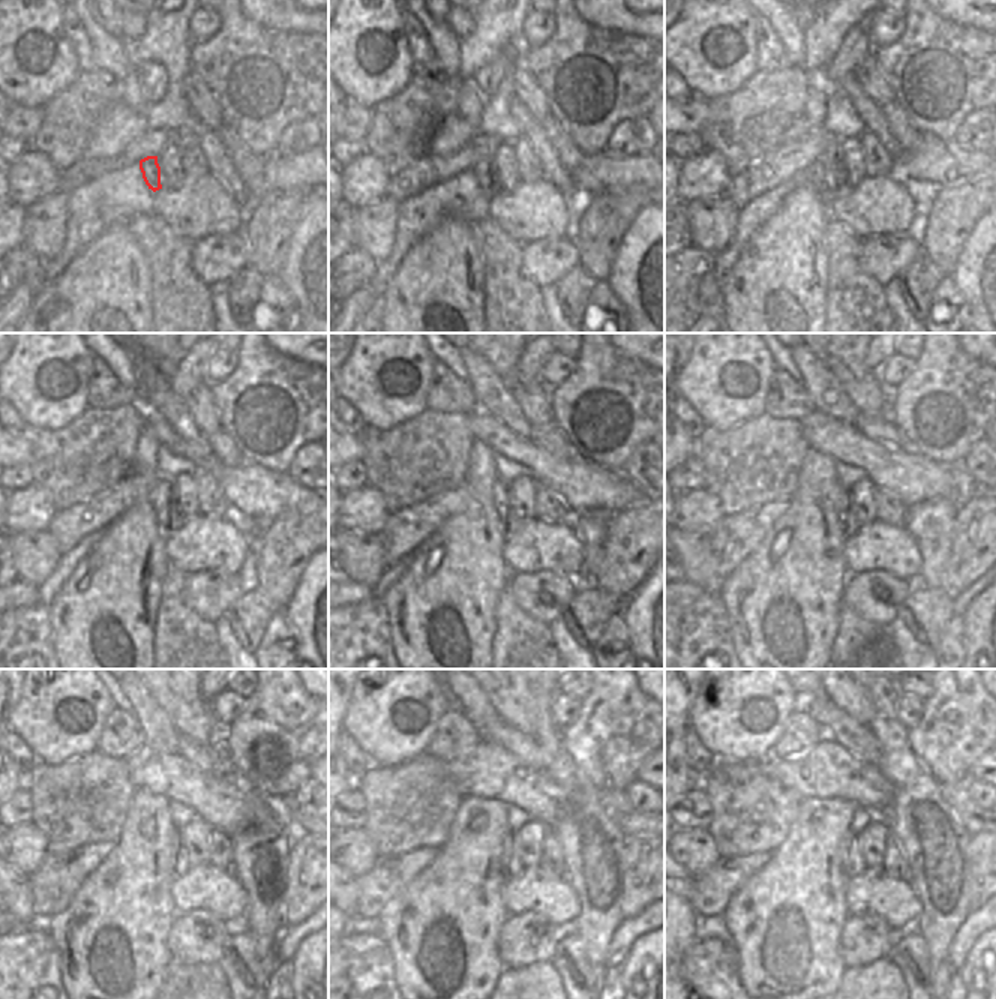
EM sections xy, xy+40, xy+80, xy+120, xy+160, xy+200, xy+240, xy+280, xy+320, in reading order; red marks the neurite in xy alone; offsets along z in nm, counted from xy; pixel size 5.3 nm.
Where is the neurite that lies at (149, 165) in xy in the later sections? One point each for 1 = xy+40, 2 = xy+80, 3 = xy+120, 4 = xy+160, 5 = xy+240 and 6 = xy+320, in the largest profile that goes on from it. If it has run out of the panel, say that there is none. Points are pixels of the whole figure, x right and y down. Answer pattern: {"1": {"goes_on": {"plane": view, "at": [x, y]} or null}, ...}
{"1": {"goes_on": {"plane": "xy+40", "at": [485, 170]}}, "2": {"goes_on": {"plane": "xy+80", "at": [822, 173]}}, "3": {"goes_on": {"plane": "xy+120", "at": [159, 495]}}, "4": {"goes_on": {"plane": "xy+160", "at": [500, 488]}}, "5": {"goes_on": {"plane": "xy+240", "at": [179, 864]}}, "6": {"goes_on": {"plane": "xy+320", "at": [852, 861]}}}

